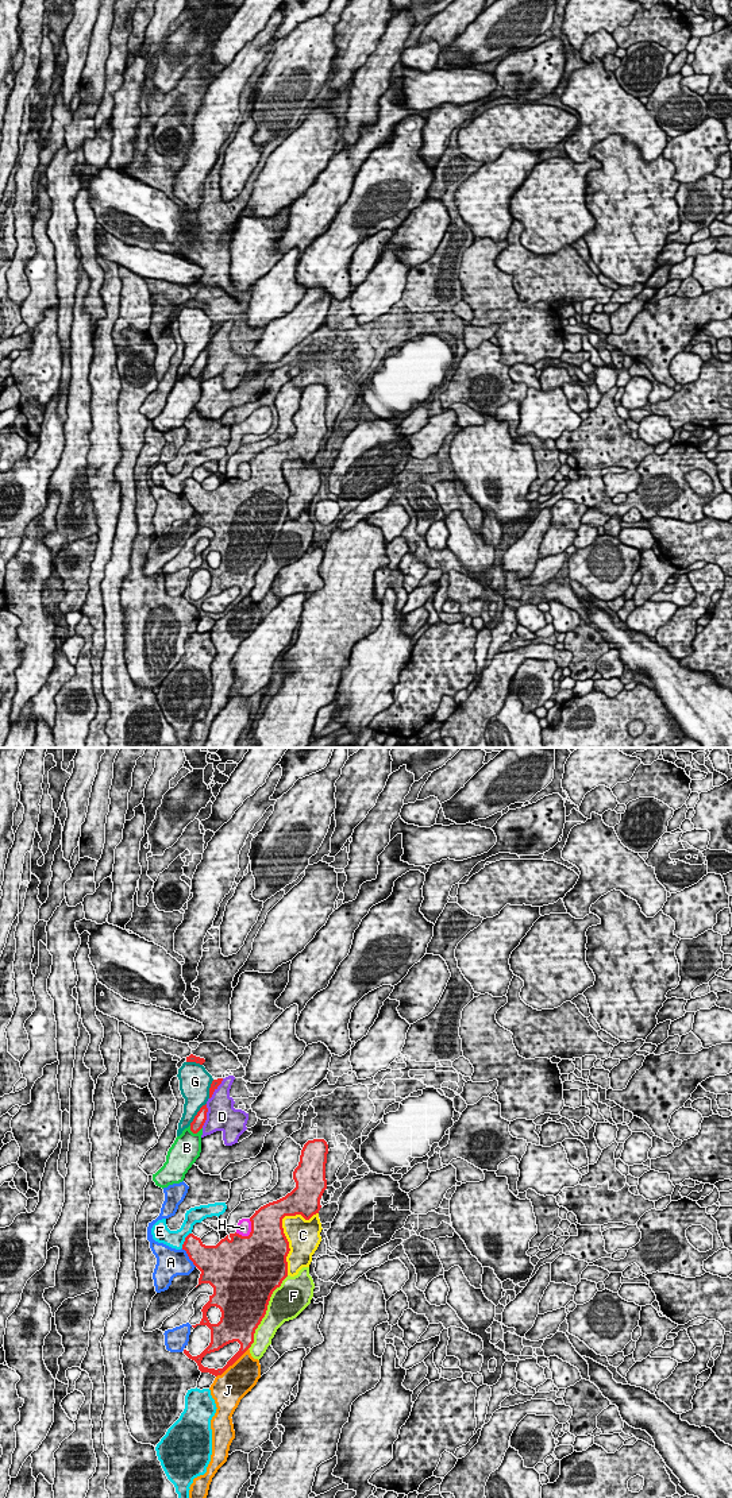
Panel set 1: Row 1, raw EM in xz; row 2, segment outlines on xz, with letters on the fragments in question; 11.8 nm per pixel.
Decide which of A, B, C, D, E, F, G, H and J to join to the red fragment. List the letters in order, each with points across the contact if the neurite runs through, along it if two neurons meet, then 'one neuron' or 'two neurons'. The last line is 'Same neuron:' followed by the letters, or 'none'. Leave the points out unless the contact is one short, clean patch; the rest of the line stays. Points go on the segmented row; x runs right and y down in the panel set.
A: two neurons
B: two neurons
C: two neurons
D: two neurons
E: two neurons
F: two neurons
G: two neurons
H: two neurons
J: two neurons
Same neuron: none

